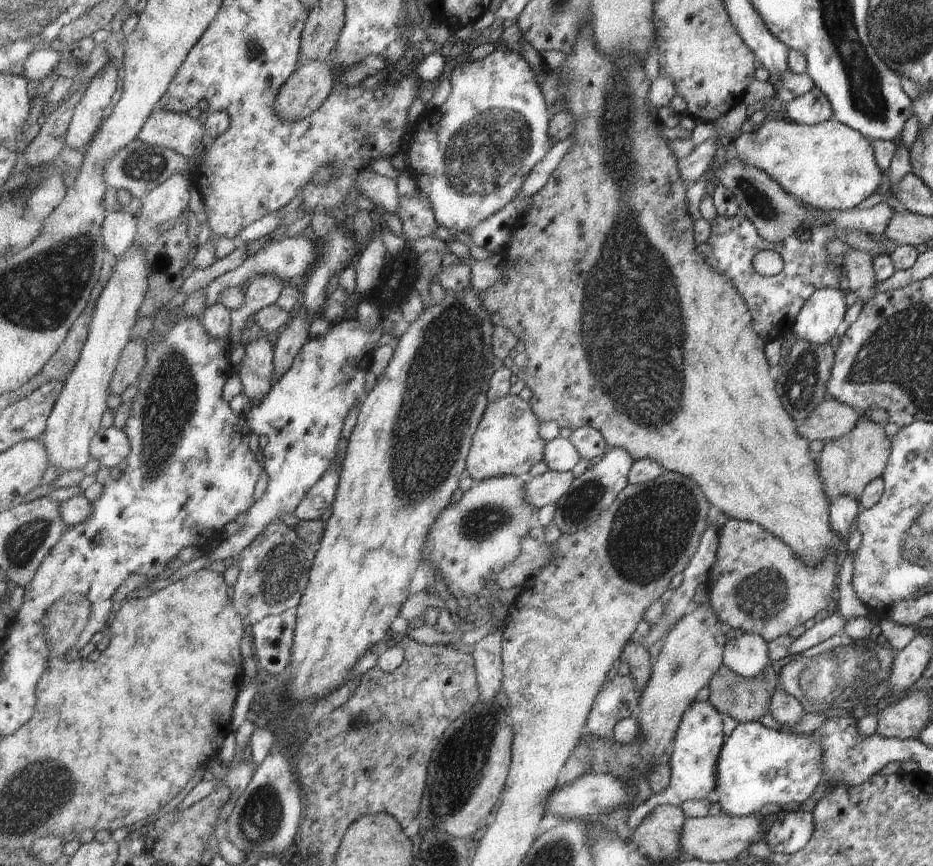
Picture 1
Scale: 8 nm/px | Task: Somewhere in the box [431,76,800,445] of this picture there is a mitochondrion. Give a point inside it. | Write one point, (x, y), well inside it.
(485, 152)

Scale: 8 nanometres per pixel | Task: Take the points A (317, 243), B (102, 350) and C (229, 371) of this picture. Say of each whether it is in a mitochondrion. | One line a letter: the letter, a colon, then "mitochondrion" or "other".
A: other
B: other
C: other

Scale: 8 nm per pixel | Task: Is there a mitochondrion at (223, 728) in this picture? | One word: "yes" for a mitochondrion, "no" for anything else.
no

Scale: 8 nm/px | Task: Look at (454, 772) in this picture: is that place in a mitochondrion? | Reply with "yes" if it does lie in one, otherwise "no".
yes

